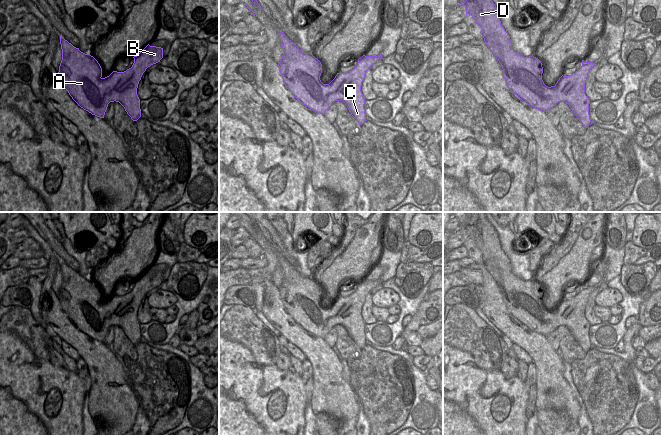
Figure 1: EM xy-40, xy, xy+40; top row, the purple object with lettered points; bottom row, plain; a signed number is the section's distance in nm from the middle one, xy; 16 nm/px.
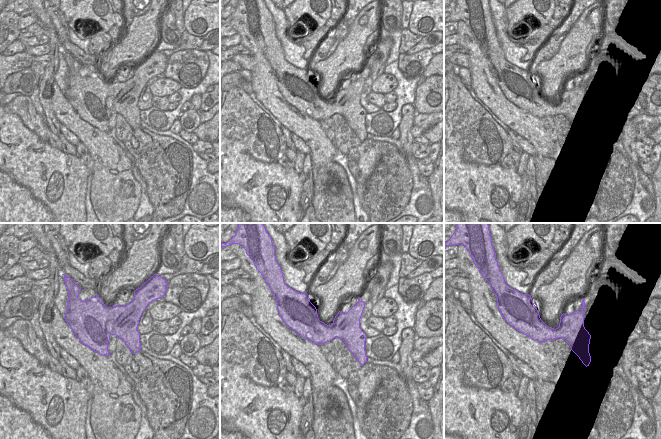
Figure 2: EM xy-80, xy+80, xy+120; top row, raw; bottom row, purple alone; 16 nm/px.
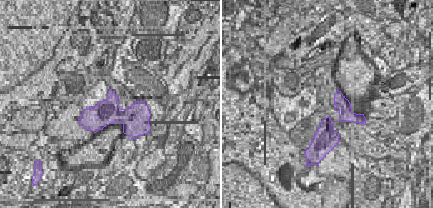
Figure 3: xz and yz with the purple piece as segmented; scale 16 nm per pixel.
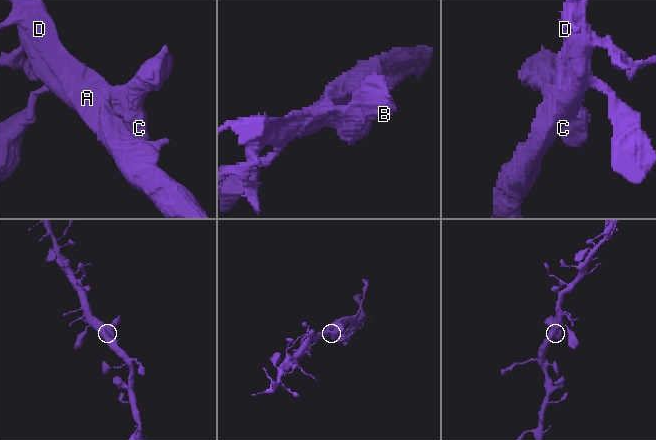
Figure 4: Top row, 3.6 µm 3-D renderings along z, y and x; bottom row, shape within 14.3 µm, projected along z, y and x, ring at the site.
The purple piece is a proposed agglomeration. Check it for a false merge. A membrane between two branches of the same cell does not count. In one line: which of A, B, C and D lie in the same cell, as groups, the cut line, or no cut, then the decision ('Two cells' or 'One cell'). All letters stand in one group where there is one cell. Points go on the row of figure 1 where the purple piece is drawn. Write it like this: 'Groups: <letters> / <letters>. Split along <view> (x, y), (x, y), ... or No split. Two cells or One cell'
Groups: A B C D. No split. One cell.

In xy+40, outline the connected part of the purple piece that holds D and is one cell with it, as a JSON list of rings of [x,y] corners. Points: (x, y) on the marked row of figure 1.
[[[466,0],[455,6],[465,6],[466,15],[470,14],[481,27],[487,47],[501,64],[503,77],[508,88],[523,102],[544,112],[547,112],[559,102],[565,102],[585,129],[593,123],[589,115],[590,99],[585,94],[585,83],[588,73],[595,63],[582,60],[582,66],[575,73],[569,76],[562,75],[554,86],[548,87],[542,80],[543,67],[541,61],[533,55],[524,57],[512,49],[510,36],[501,25],[498,10],[492,0]]]

